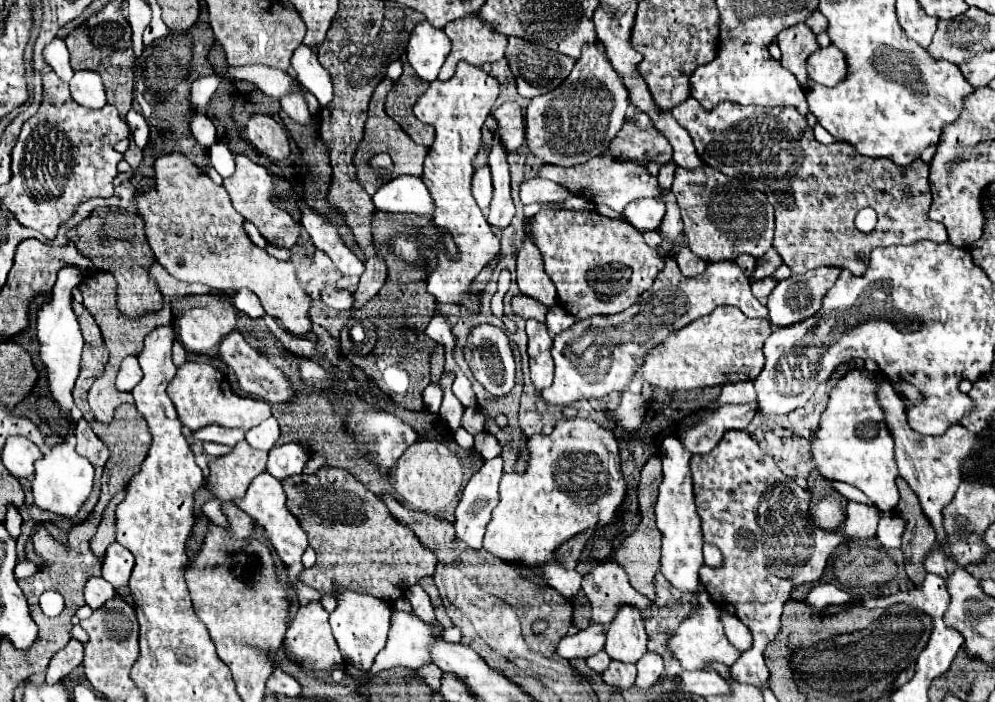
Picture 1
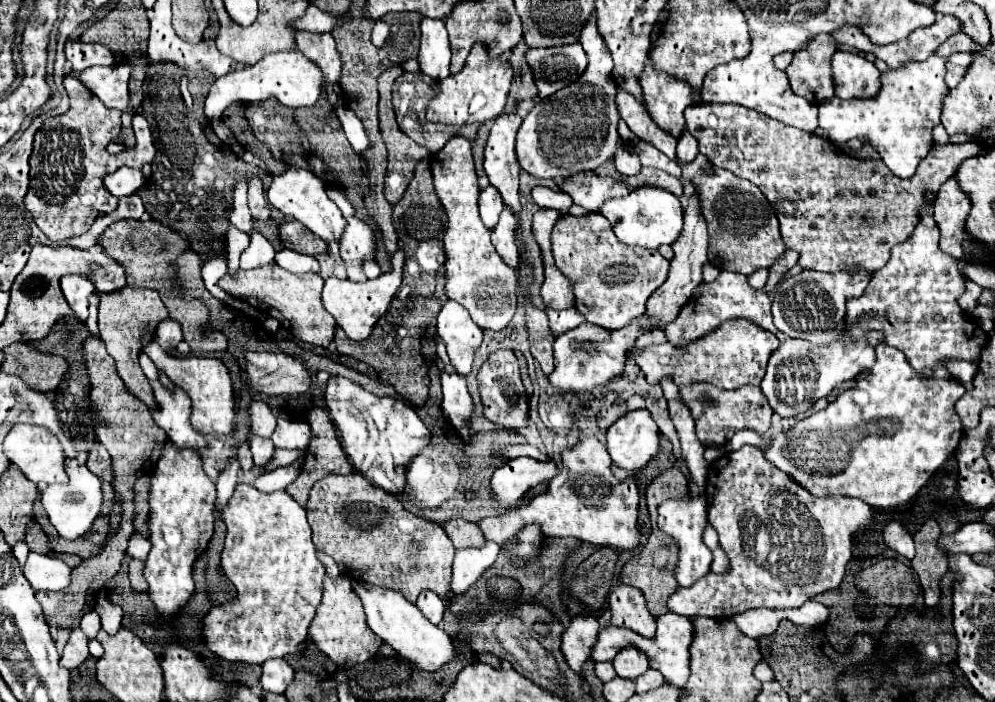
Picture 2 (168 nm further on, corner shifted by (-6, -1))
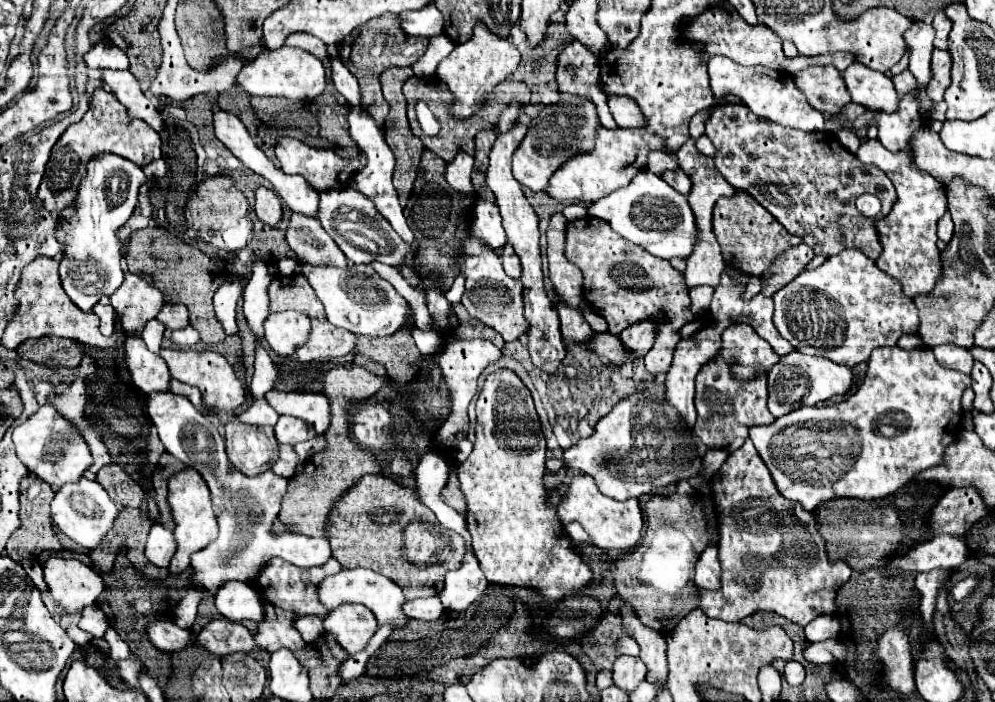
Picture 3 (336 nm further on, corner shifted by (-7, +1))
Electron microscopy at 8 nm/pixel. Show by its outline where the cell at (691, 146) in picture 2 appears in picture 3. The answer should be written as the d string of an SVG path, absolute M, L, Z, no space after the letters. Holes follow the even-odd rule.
M702 110L702 112L698 112L698 114L690 120L690 138L692 138L694 142L704 134L704 120L708 118L708 112L710 112L710 110Z

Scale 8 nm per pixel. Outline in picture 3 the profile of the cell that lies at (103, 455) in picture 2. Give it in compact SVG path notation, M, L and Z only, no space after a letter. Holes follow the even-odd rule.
M118 464L100 468L100 472L96 474L96 480L106 488L106 492L116 504L130 506L130 508L140 506L142 496L144 496L142 488Z

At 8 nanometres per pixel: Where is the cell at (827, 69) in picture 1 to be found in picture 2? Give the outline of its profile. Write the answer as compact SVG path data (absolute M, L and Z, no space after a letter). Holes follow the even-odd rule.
M835 52L833 56L835 94L839 98L875 98L881 90L881 72L859 54Z

